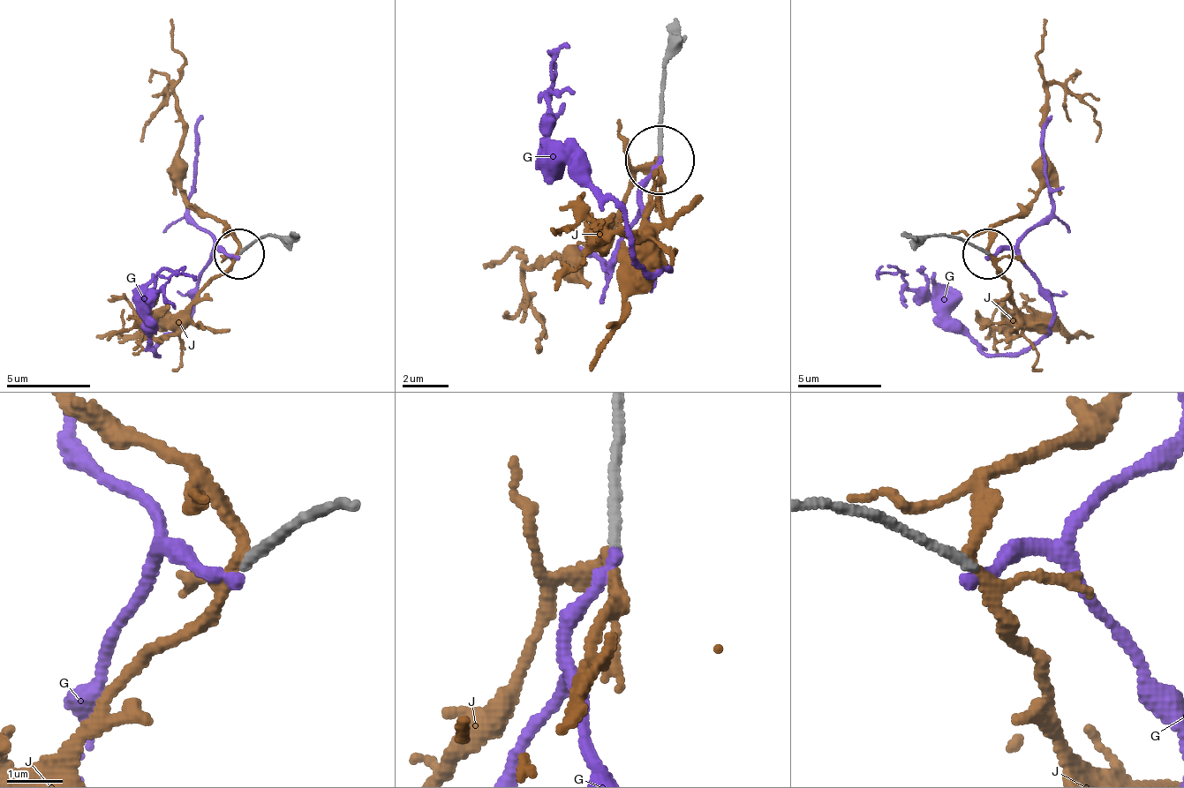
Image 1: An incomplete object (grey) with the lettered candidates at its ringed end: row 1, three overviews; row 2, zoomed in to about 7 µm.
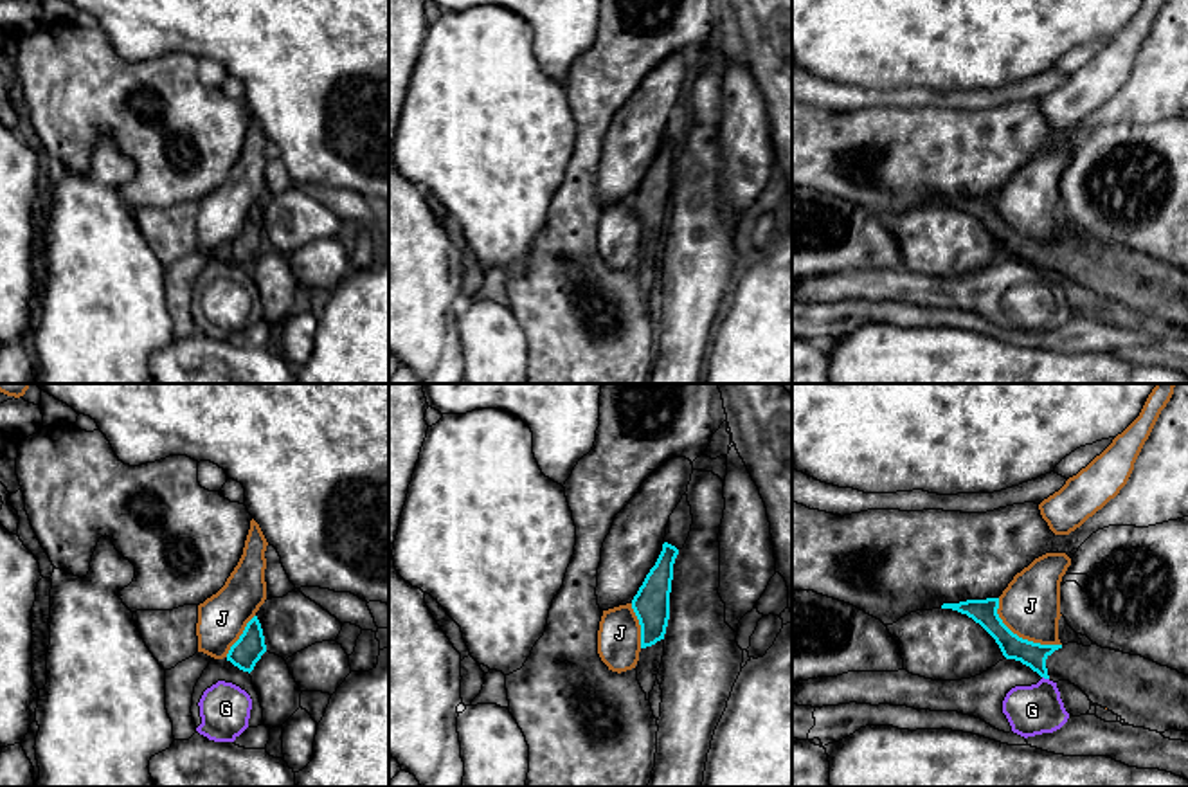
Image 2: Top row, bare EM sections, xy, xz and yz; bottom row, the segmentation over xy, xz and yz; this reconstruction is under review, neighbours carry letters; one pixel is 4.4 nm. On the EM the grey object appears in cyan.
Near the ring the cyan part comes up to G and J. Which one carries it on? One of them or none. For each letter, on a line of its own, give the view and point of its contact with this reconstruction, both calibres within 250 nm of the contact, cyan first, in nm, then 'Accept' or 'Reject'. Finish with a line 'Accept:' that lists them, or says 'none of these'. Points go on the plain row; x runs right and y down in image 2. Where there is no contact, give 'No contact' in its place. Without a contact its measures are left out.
G: Touches cyan at yz (1046, 274). Thickness 110 nm (cyan) against 220 nm. Reject
J: Touches cyan at yz (1021, 235). Thickness 110 nm (cyan) against 280 nm. Reject
Accept: none of these

